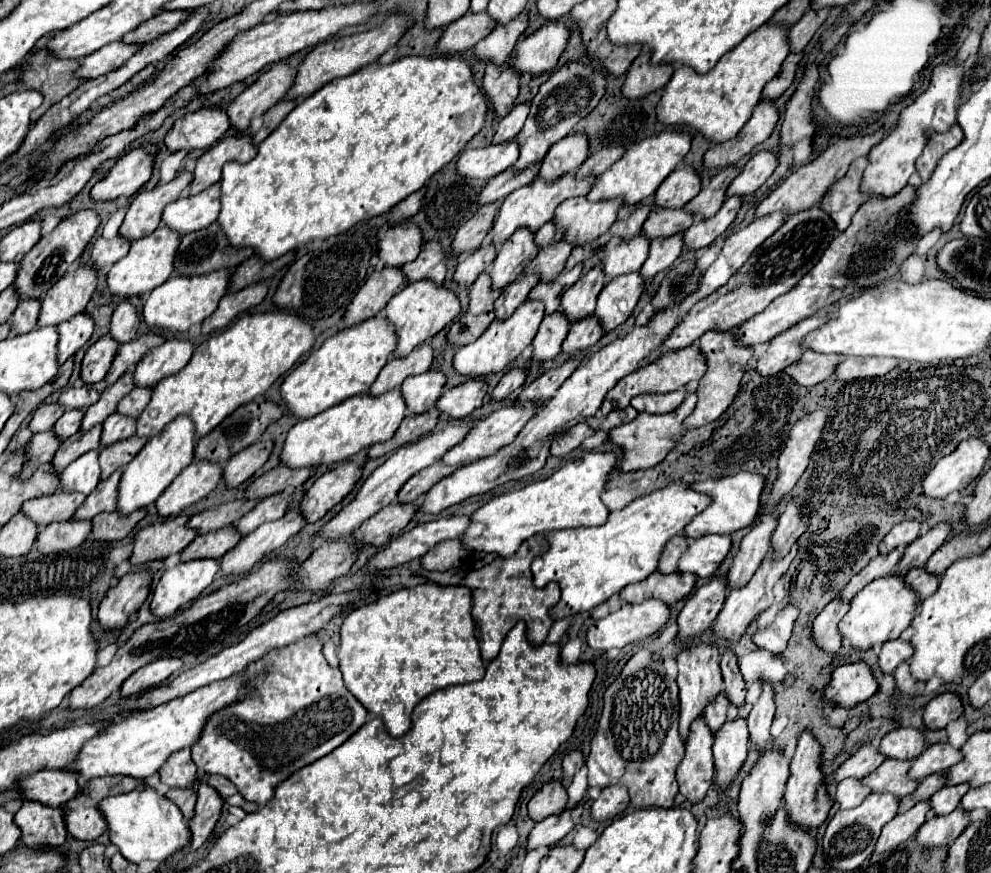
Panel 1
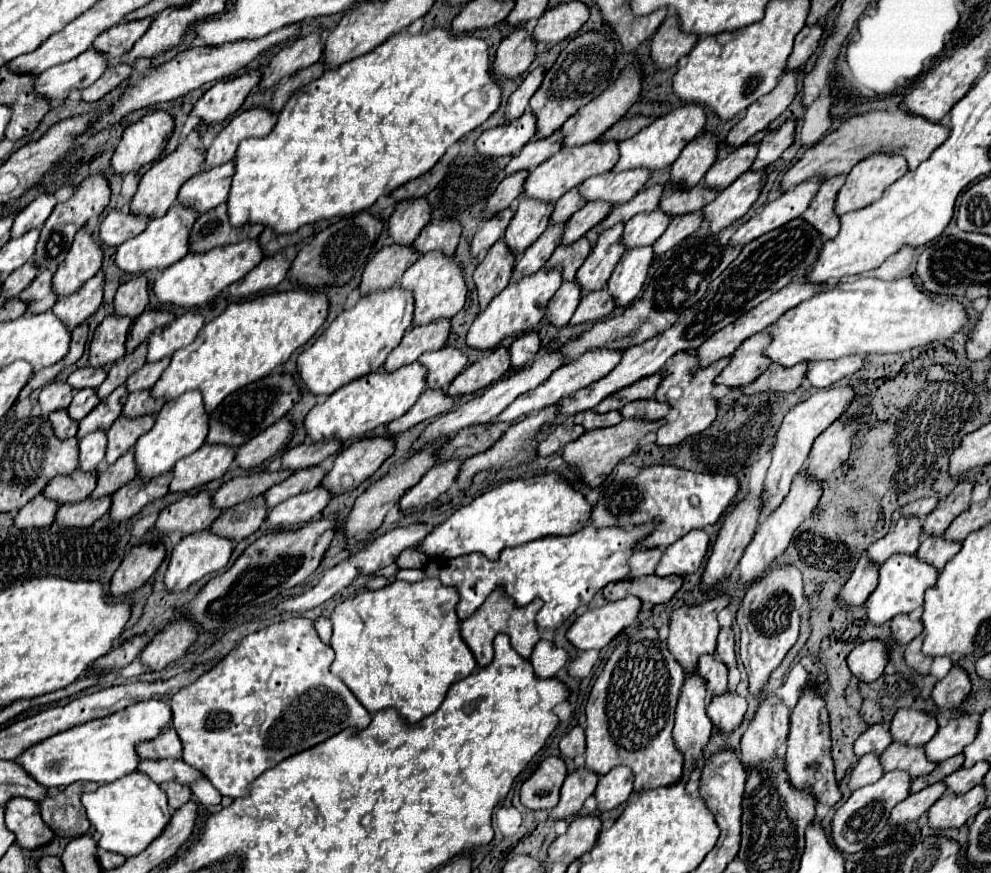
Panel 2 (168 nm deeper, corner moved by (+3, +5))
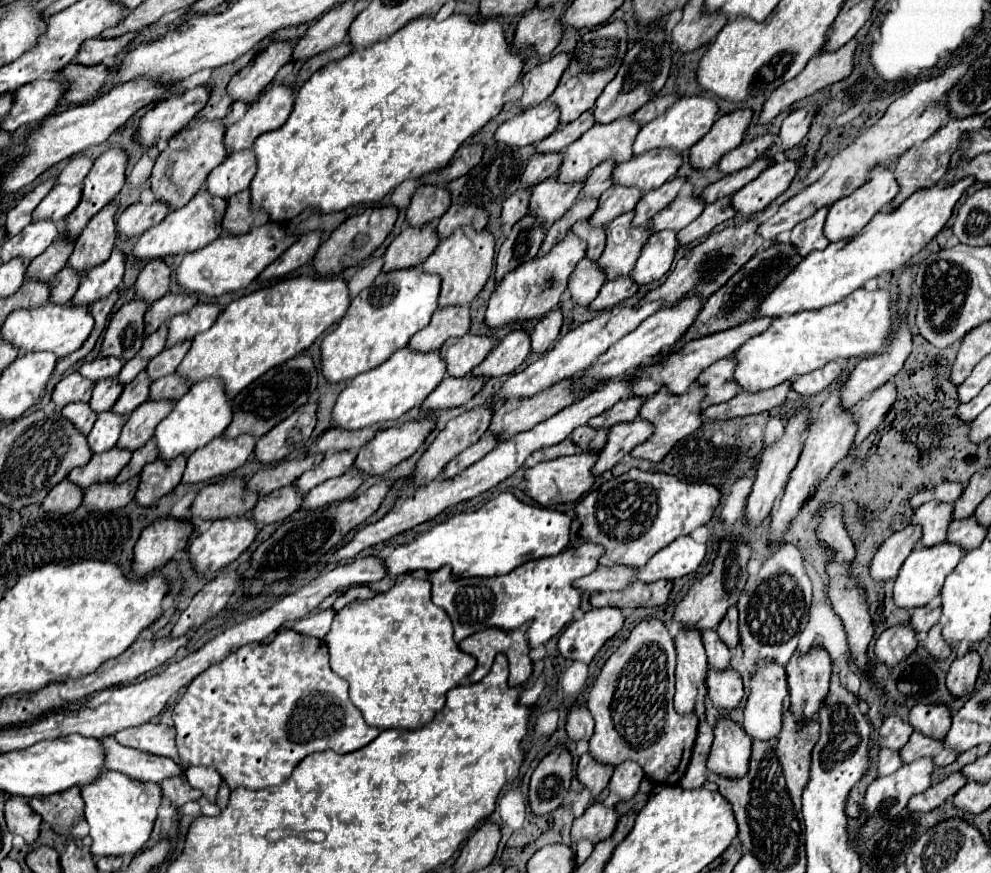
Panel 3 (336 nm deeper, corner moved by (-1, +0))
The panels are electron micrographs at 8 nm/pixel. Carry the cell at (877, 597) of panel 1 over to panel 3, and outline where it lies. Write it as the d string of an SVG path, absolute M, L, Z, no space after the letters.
M916 545L904 565L898 571L898 577L894 581L894 603L902 609L918 609L928 605L936 595L940 595L940 589L944 585L944 579L954 571L958 561L962 559L962 549L956 545L936 545L936 547L920 547Z

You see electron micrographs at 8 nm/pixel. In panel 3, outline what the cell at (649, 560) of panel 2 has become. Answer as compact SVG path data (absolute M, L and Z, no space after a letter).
M626 565L598 567L592 575L576 581L576 587L584 591L618 591L636 579L636 569Z

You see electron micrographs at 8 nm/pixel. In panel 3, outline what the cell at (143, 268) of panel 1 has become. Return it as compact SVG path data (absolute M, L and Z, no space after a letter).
M198 191L186 205L184 209L176 209L170 211L162 223L154 225L152 229L148 229L146 233L142 233L138 237L138 241L134 243L134 257L136 259L164 259L168 255L180 255L180 253L192 253L198 251L202 247L206 247L208 243L212 243L214 239L218 239L218 225L226 211L226 201L224 199L216 199L212 195L208 195L206 191Z

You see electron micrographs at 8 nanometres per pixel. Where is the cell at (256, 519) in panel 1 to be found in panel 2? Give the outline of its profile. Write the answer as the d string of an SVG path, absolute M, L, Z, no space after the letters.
M312 466L312 468L304 468L304 470L298 470L298 472L290 474L290 478L286 478L280 484L274 484L264 494L266 496L266 504L270 508L274 508L276 504L284 502L290 496L296 496L300 492L308 492L308 490L320 486L320 482L326 476L326 472L328 472L326 466Z

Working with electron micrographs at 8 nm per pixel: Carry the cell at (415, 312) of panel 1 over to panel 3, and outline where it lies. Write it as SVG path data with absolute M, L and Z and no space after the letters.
M464 227L454 231L448 239L440 241L440 245L434 249L434 253L422 263L422 271L436 273L442 279L440 285L440 297L438 307L450 307L450 305L468 305L484 287L492 273L494 265L494 237L488 231L472 231L472 227Z

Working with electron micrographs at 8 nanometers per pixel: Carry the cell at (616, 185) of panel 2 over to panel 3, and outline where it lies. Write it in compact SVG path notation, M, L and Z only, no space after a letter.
M650 151L648 155L632 157L628 163L616 165L612 171L612 183L648 193L672 179L680 163L682 157L672 155L672 151Z

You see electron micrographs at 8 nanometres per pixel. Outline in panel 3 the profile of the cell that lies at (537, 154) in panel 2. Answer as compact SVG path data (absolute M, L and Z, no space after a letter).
M586 111L582 113L576 121L556 129L552 135L548 135L546 139L542 139L538 145L536 145L536 153L544 155L544 153L562 153L570 143L574 143L576 139L582 137L582 133L586 133L590 127L592 127L592 113Z

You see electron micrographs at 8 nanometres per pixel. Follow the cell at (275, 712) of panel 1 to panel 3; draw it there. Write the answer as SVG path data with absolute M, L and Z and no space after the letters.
M286 627L278 629L270 643L248 643L200 673L174 705L172 719L174 729L178 729L176 747L180 759L190 767L214 767L232 791L238 787L258 791L280 785L306 755L324 749L350 753L368 745L380 733L378 727L366 725L362 713L348 697L348 683L330 669L326 643Z

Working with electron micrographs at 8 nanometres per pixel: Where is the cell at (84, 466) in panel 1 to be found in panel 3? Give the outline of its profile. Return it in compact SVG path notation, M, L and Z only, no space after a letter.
M104 411L98 415L98 421L94 423L92 431L88 433L88 445L92 449L92 453L104 453L104 451L110 451L118 437L120 437L120 429L124 425L126 417L120 417L120 415L114 415L110 411Z

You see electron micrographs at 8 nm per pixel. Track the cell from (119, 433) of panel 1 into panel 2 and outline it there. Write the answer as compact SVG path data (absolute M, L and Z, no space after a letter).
M140 390L140 392L132 392L128 396L128 402L122 410L122 416L138 416L138 414L158 414L160 408L166 402L160 402L160 398L152 398L150 390Z

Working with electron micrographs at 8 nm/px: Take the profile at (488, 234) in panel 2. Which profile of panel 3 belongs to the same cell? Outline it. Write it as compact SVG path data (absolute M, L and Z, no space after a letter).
M518 189L512 197L504 201L502 215L500 215L502 227L512 227L528 213L528 199L530 199L530 189Z

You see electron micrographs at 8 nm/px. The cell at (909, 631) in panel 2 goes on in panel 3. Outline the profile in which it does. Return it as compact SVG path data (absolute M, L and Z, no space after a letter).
M920 607L916 611L912 611L912 619L910 619L910 627L918 633L924 635L930 631L930 627L934 623L938 623L940 619L940 607Z

